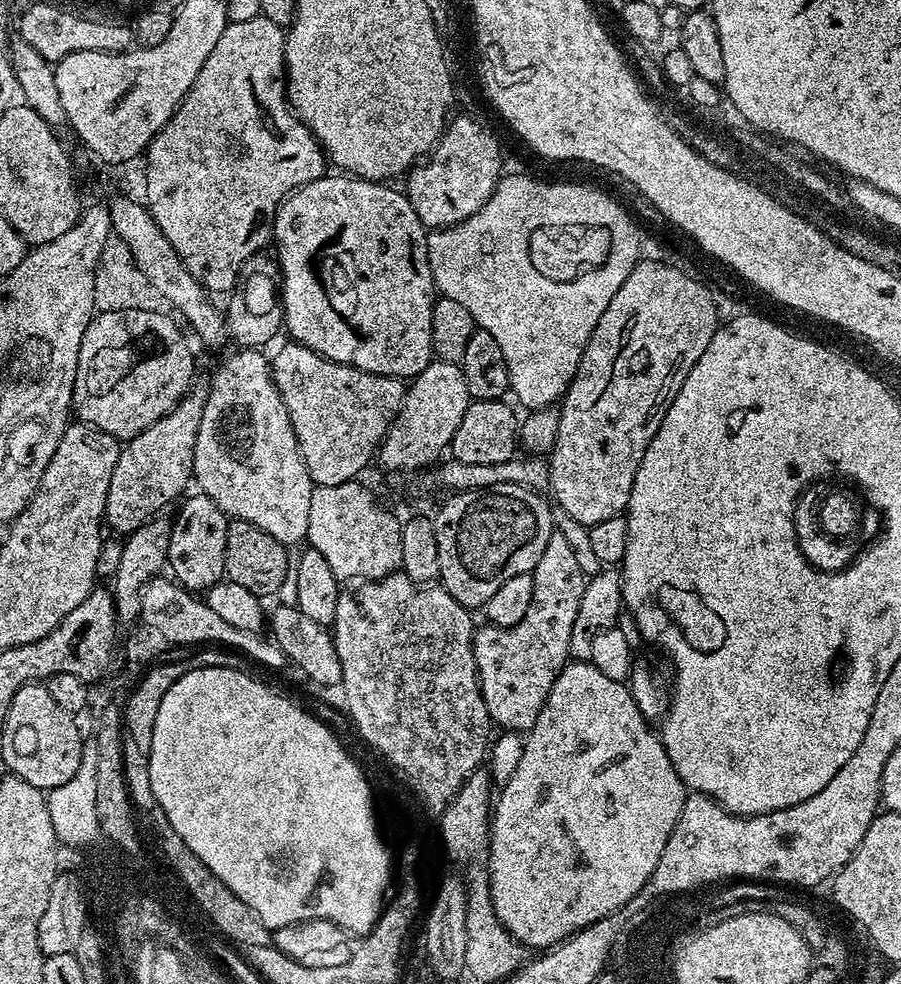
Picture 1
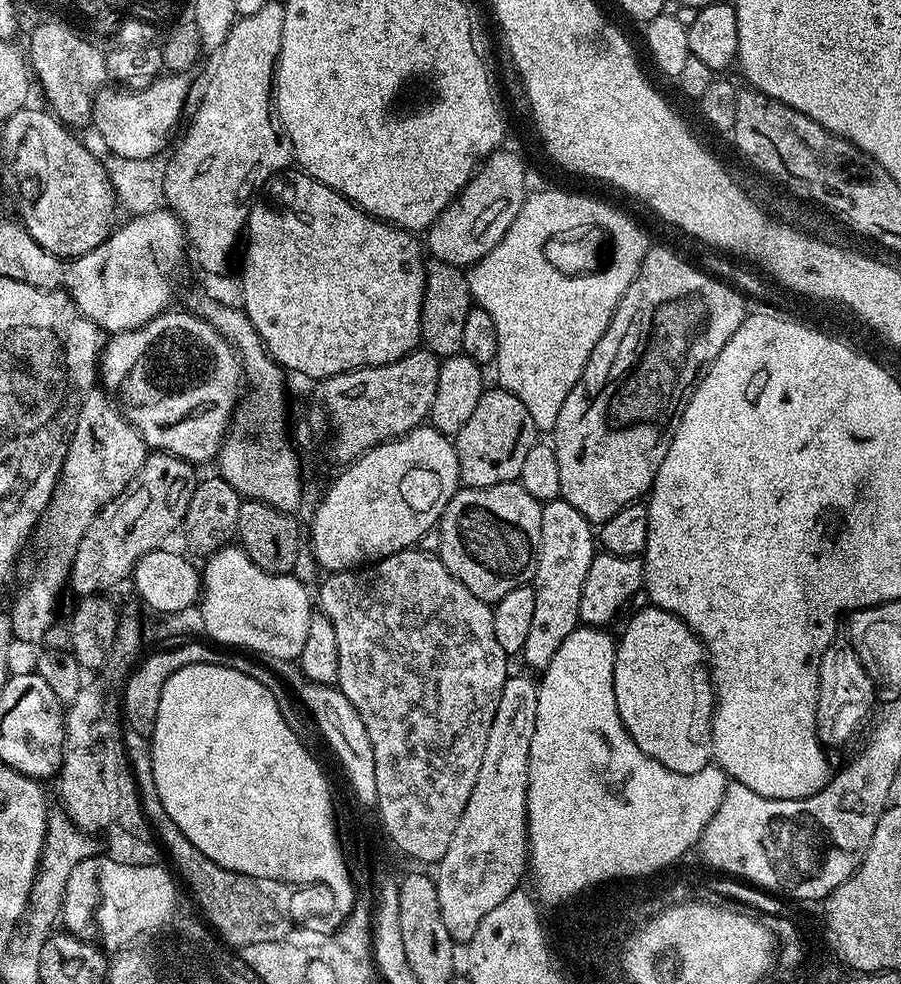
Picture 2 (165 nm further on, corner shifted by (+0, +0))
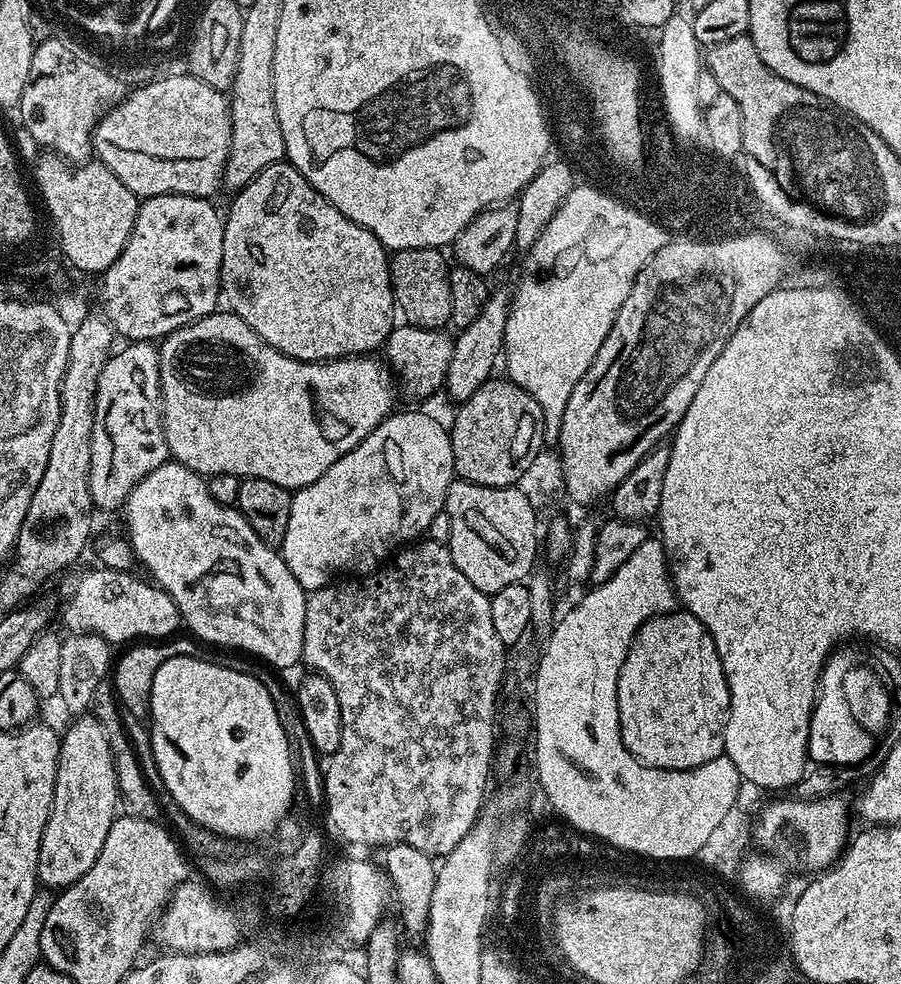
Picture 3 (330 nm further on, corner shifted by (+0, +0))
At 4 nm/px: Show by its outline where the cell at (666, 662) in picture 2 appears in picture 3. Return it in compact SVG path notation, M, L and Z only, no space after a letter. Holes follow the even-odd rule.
M677 610L648 619L636 631L618 676L619 732L636 760L658 769L694 769L723 755L729 686L712 635L689 612Z

